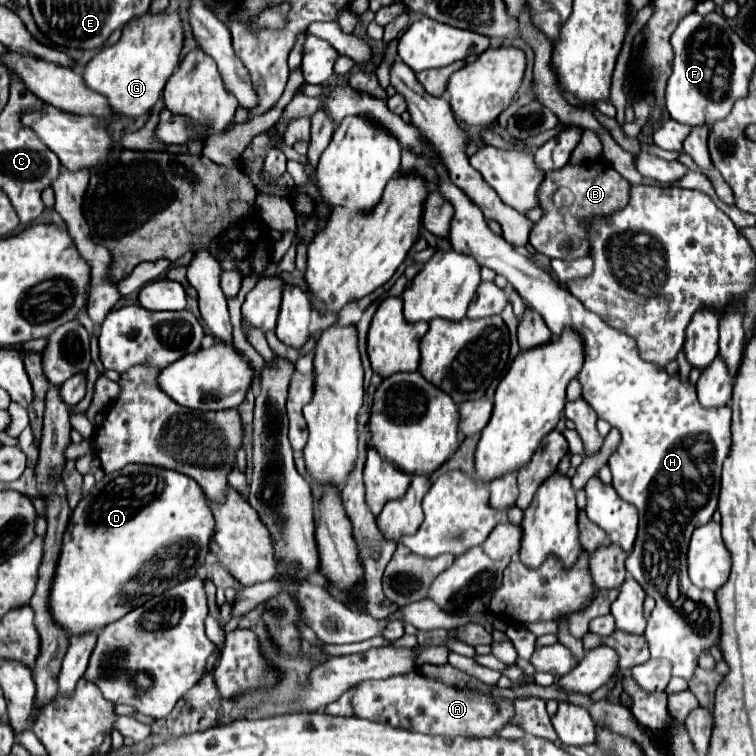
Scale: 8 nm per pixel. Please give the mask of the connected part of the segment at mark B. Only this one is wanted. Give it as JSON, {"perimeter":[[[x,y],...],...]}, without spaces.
{"perimeter":[[[600,160],[588,162],[588,166],[564,166],[564,170],[554,170],[552,174],[546,174],[544,182],[538,190],[538,202],[542,208],[542,218],[534,224],[530,232],[530,244],[536,248],[536,252],[548,256],[548,258],[578,258],[588,254],[588,240],[586,240],[586,222],[588,216],[608,216],[628,204],[628,180],[624,180],[606,160],[604,164]]]}

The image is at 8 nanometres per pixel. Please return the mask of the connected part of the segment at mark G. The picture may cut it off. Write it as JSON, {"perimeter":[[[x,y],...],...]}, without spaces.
{"perimeter":[[[164,10],[164,14],[142,14],[128,22],[122,30],[122,38],[114,46],[100,50],[84,68],[82,76],[90,90],[102,94],[108,100],[110,120],[100,118],[104,128],[124,118],[138,118],[150,114],[162,90],[180,62],[182,50],[182,24],[180,14]]]}

